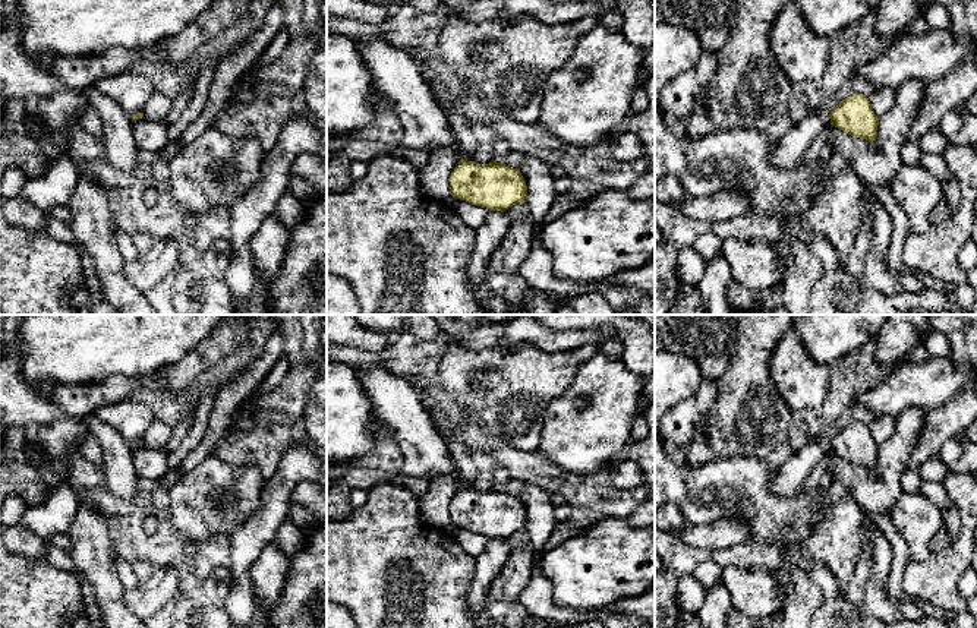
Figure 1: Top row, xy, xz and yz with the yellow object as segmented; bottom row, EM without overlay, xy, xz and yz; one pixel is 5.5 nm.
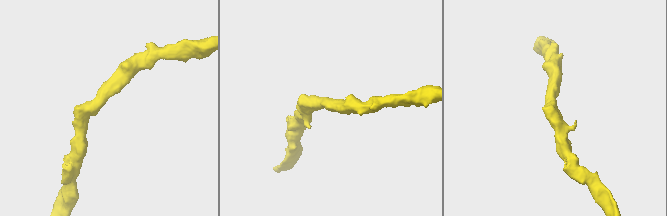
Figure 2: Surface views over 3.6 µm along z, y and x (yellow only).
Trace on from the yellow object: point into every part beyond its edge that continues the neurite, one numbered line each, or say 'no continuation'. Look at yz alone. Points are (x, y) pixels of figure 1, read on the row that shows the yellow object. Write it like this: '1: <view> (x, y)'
no continuation

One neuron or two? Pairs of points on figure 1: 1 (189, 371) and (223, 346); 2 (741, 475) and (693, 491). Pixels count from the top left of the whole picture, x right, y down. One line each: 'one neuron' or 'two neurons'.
1: one neuron
2: one neuron

